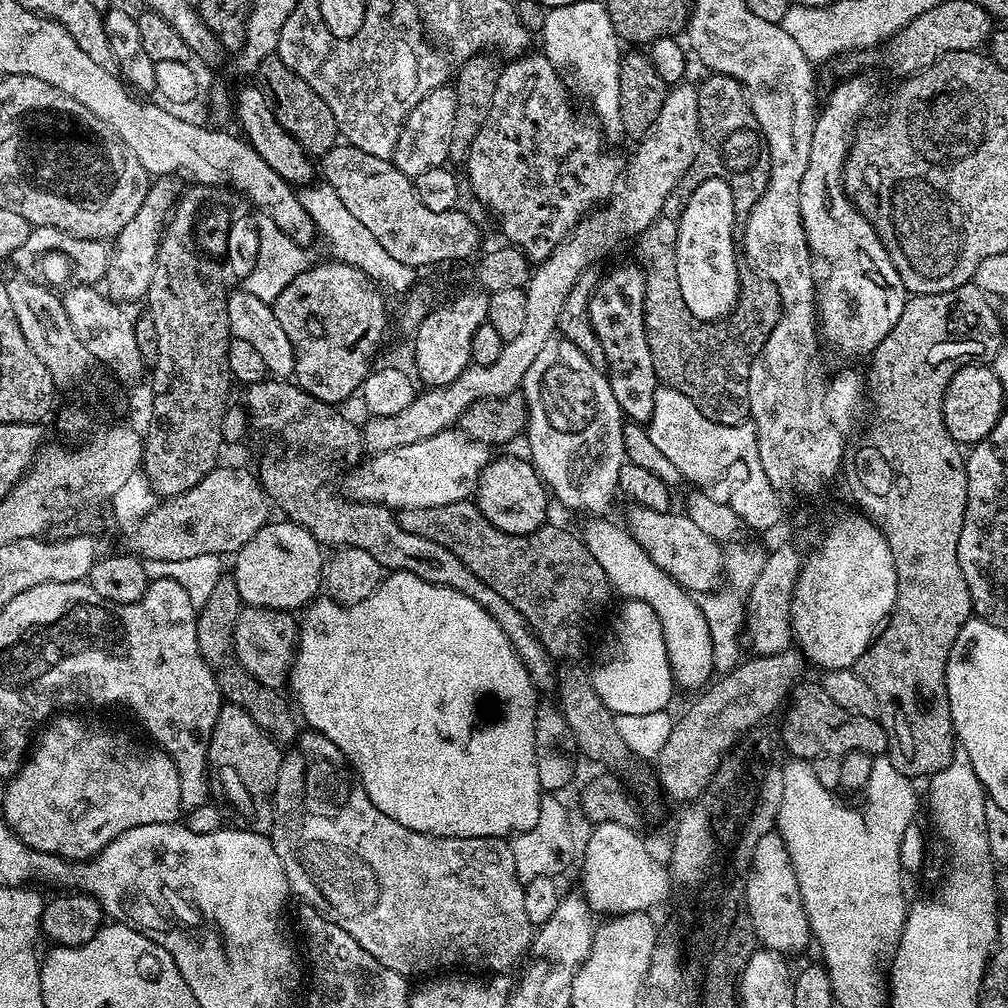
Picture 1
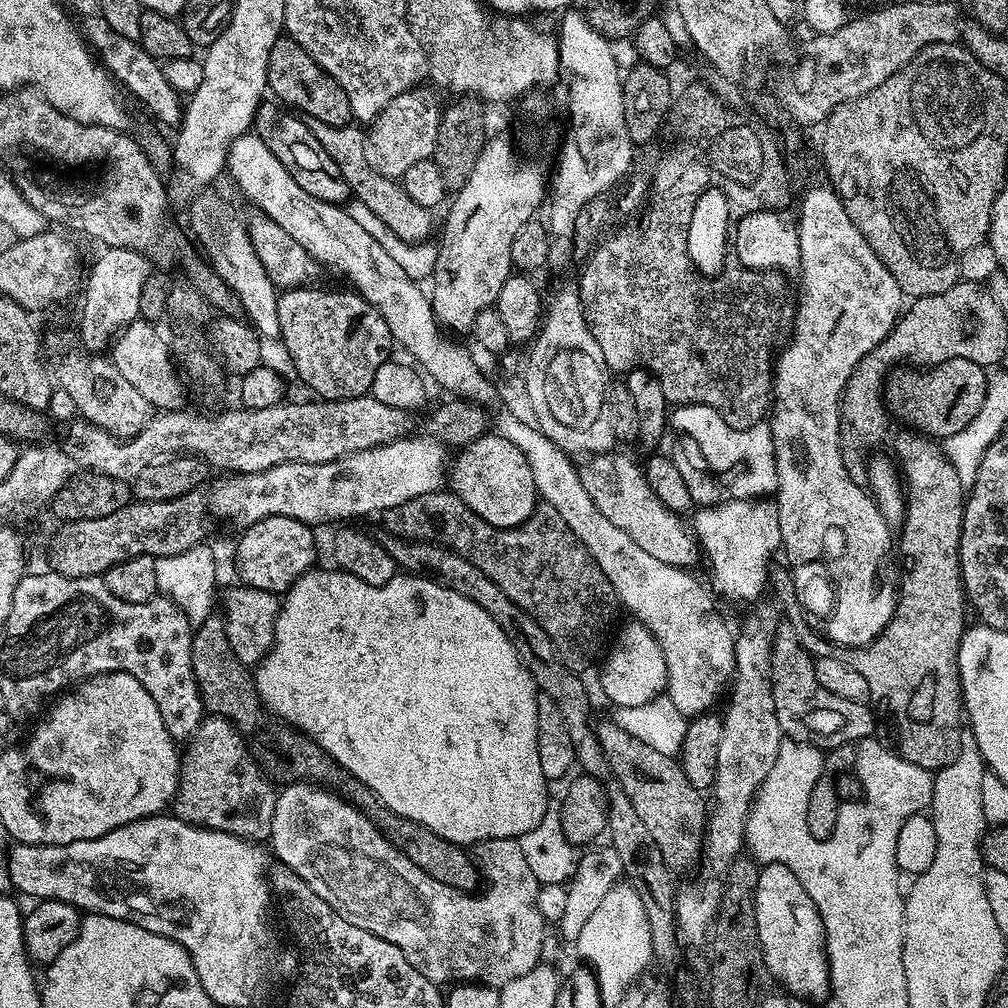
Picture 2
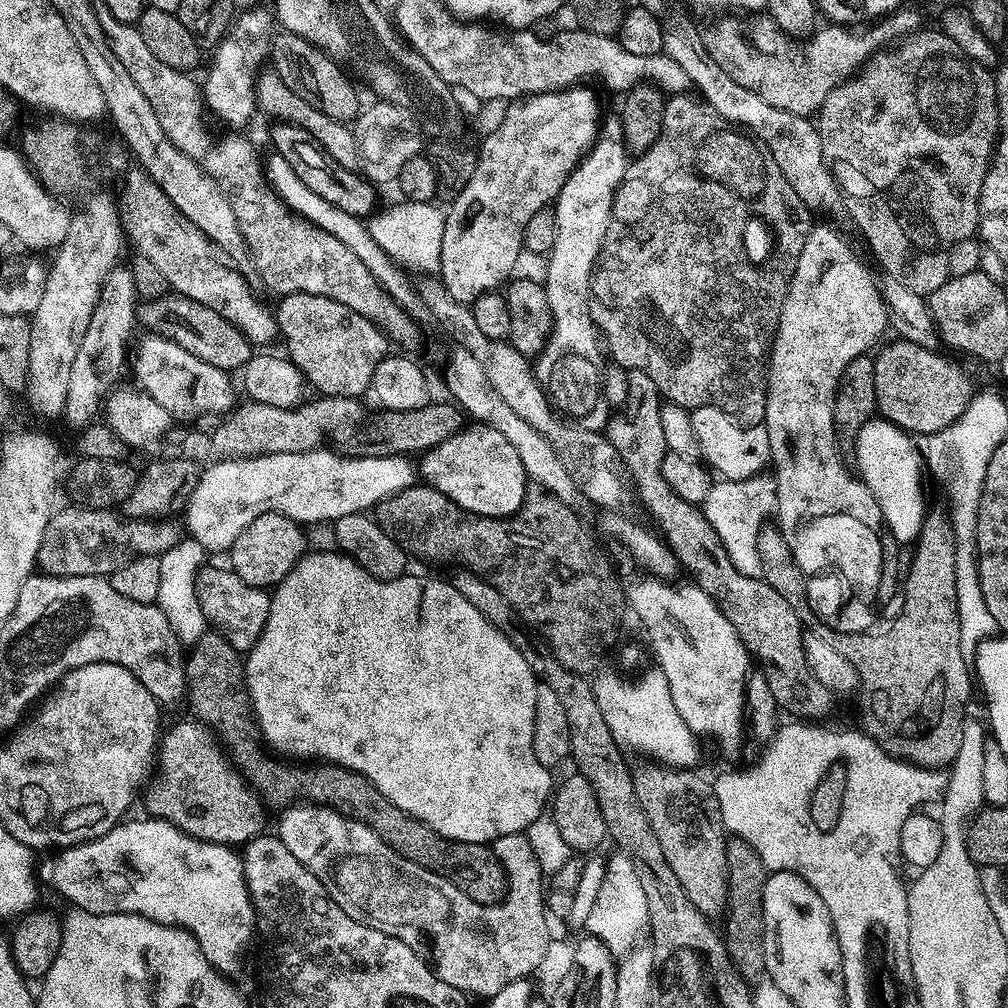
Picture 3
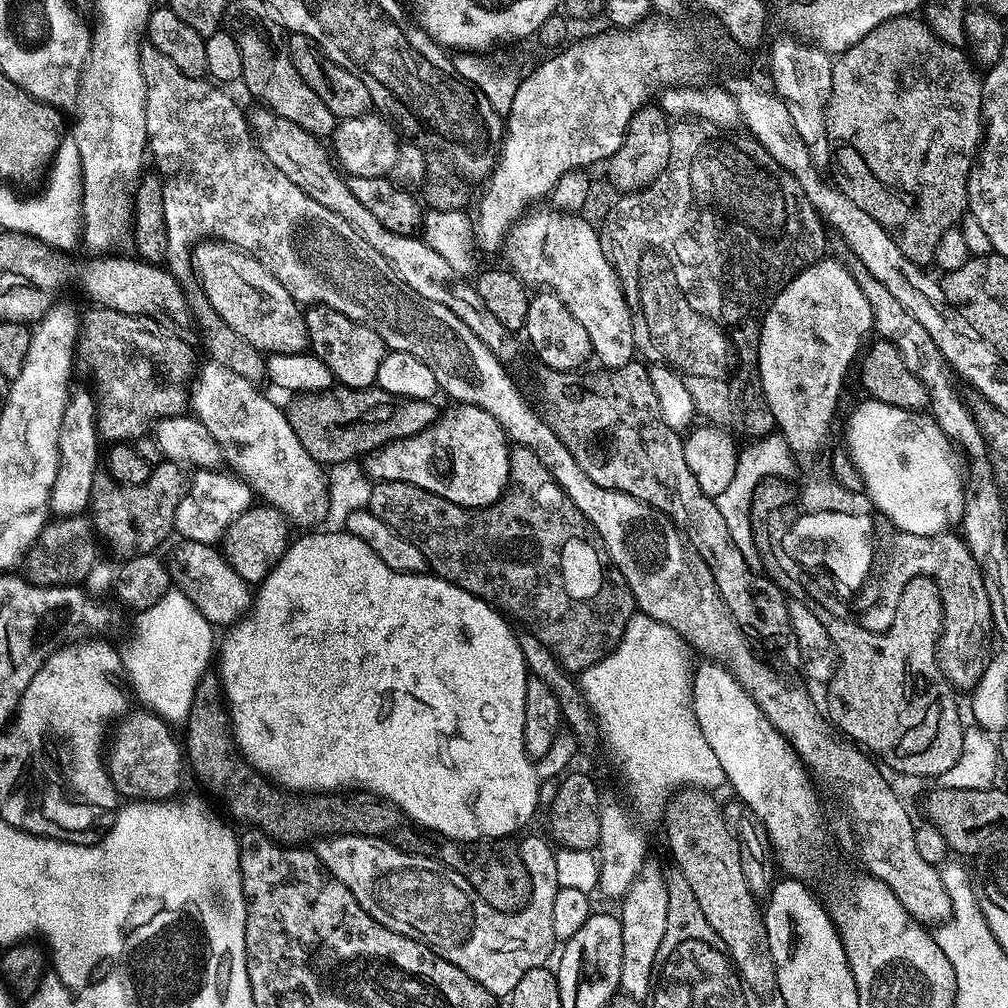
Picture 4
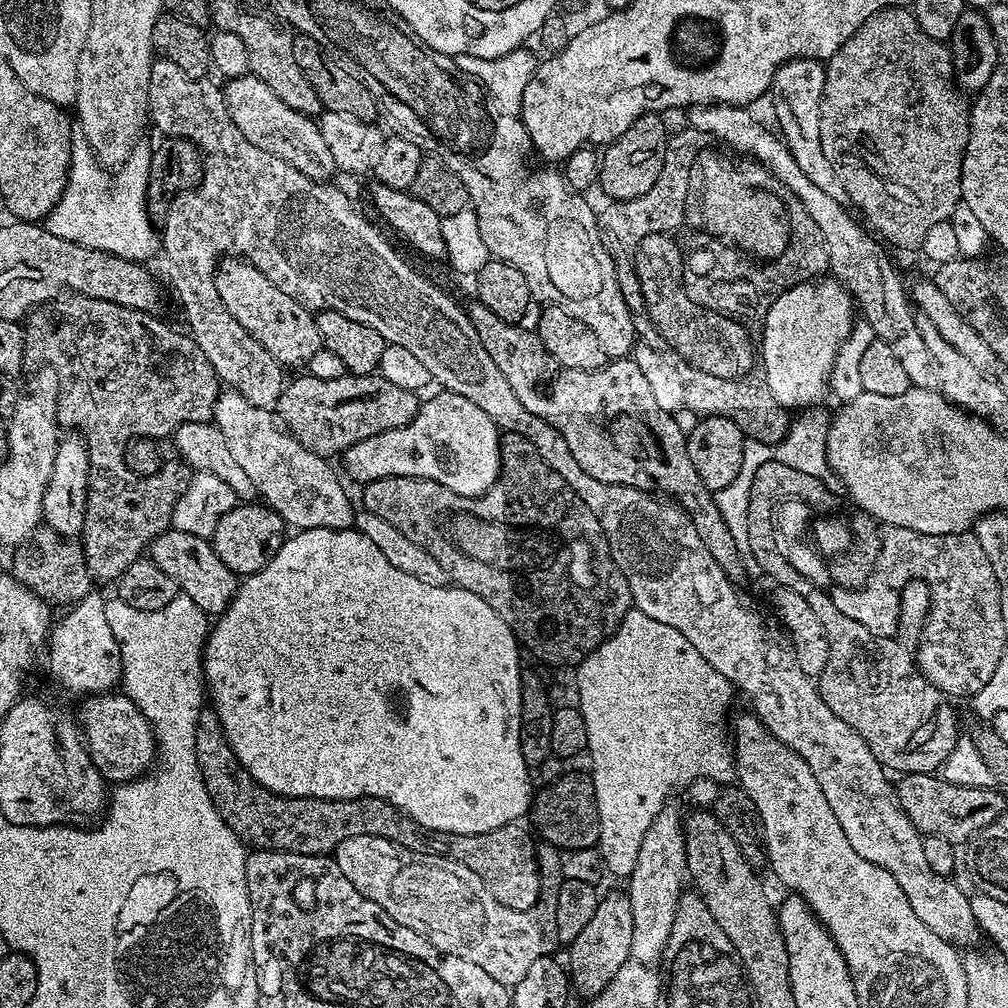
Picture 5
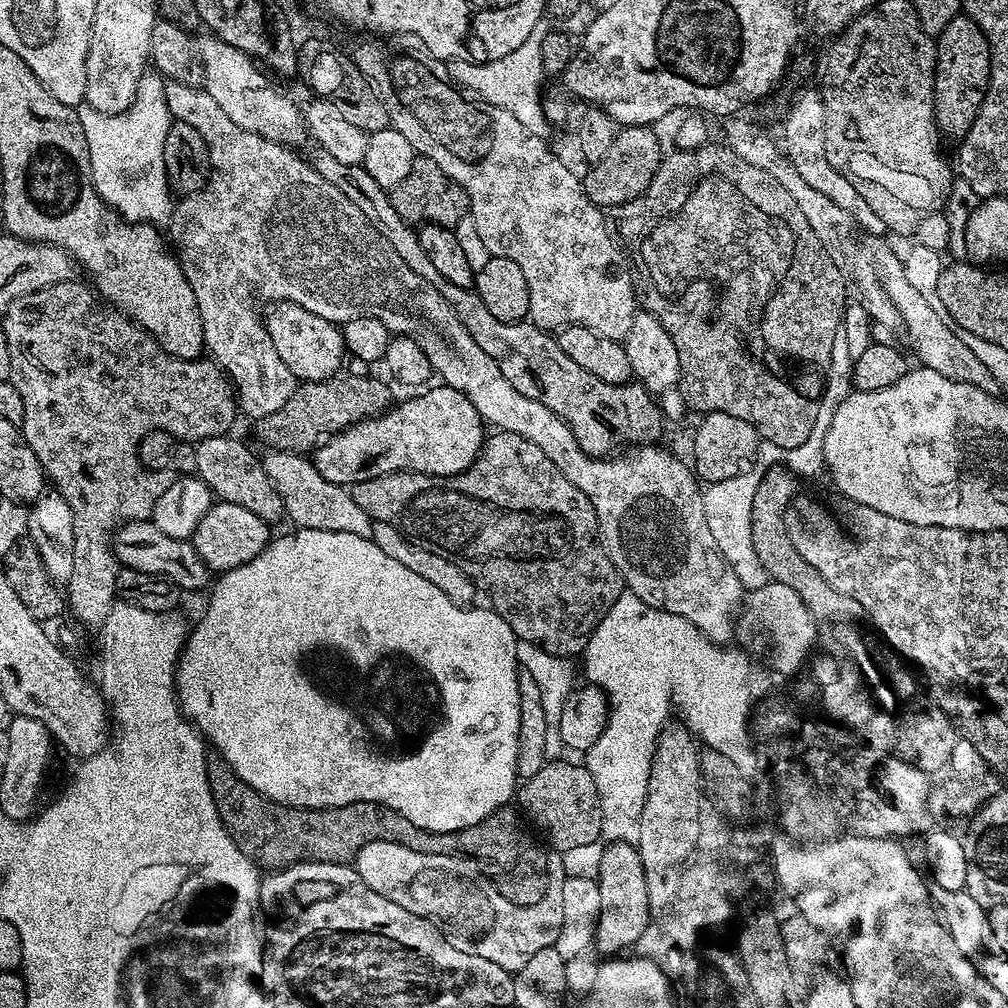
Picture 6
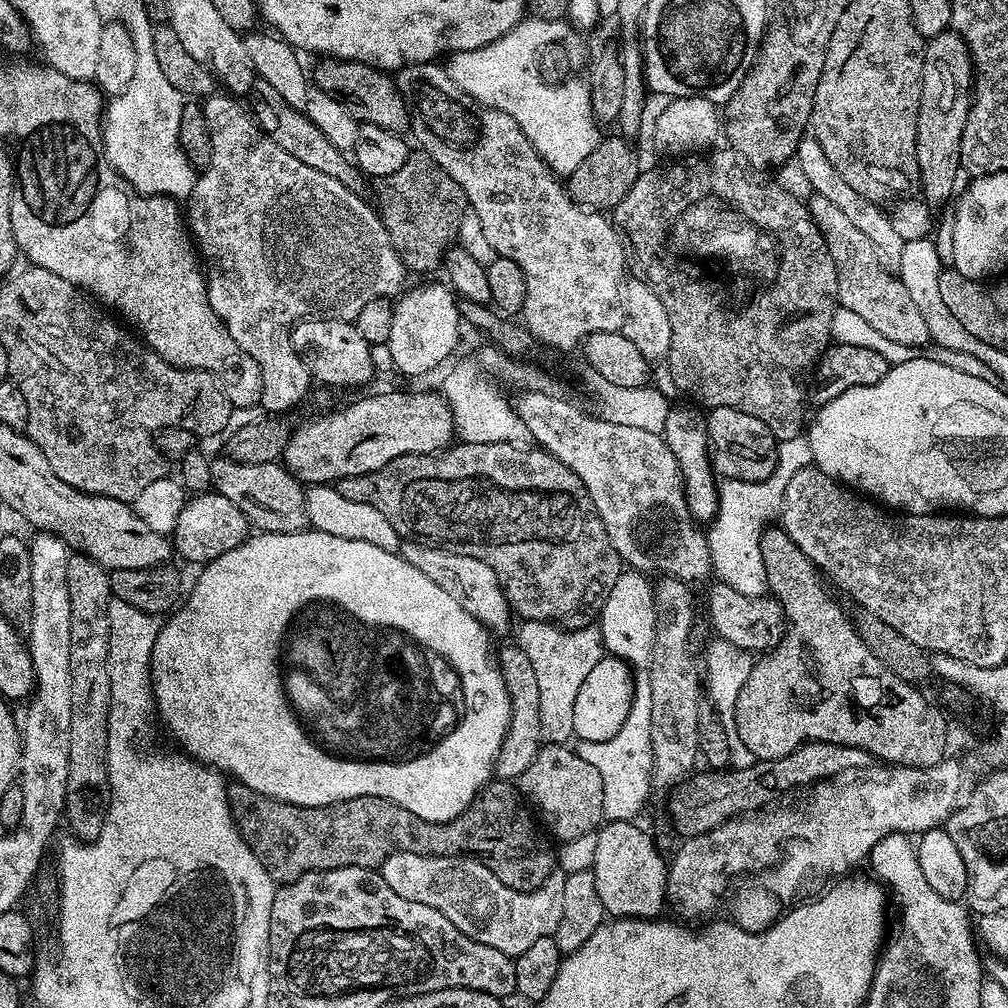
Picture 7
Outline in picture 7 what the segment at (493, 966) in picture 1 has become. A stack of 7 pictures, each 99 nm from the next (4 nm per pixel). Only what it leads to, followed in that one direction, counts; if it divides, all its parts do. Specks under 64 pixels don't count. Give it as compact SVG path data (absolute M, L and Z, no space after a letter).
M395 852L384 859L378 869L380 877L399 894L401 898L410 898L410 902L422 902L422 906L434 906L438 914L446 914L466 938L474 942L482 942L482 946L494 946L494 950L502 950L502 954L513 958L520 956L522 950L528 949L538 938L555 936L558 922L562 922L562 894L566 887L565 874L554 870L542 886L532 892L519 892L502 882L498 882L495 874L482 863L471 856L427 856L426 854L410 854Z

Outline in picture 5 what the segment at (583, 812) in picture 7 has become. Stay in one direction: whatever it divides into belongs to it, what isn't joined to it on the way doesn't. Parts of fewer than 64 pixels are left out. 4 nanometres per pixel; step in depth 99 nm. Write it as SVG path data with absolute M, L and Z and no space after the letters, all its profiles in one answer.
M566 772L556 778L532 802L532 819L535 831L545 843L552 844L561 851L594 848L599 843L600 824L597 822L597 806L594 798L592 779L589 775Z

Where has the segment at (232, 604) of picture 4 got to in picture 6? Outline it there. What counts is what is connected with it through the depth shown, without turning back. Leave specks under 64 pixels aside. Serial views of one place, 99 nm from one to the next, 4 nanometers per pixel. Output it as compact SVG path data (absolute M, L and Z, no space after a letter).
M151 519L130 520L126 524L121 524L114 533L112 552L123 567L162 576L166 580L171 580L180 590L200 588L204 583L209 583L210 570L202 562L198 550L194 550L192 541L170 538L170 534L162 534L162 530L158 530L158 526L154 526Z

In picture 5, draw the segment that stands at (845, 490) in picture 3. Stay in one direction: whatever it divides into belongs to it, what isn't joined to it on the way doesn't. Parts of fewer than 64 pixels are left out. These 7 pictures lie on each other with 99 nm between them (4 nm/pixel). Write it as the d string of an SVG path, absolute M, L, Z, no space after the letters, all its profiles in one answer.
M834 278L795 284L772 303L758 336L759 363L781 408L808 408L823 398L840 343L852 332L852 312L854 316L852 296Z

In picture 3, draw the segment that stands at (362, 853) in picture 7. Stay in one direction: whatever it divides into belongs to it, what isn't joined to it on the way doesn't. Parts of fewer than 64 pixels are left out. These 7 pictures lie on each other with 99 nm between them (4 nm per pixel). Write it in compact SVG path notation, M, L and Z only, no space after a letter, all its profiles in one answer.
M206 630L202 638L191 645L186 656L184 679L186 704L192 707L191 715L212 730L212 735L222 745L236 771L269 809L283 810L305 802L321 808L333 808L347 820L357 820L374 830L374 834L402 854L402 858L410 858L410 862L454 882L458 890L465 892L474 902L499 904L507 896L508 877L504 865L489 845L446 839L424 820L402 810L402 806L394 806L394 802L390 802L390 798L386 798L386 794L382 794L382 790L362 774L340 764L316 762L305 766L273 755L262 743L252 699L248 697L248 688L244 684L244 660L221 632Z

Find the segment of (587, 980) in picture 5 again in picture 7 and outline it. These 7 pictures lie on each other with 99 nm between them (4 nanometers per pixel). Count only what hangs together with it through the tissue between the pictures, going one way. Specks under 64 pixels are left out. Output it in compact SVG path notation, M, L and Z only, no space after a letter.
M613 820L603 823L596 832L597 842L594 862L590 871L594 874L598 898L605 913L615 919L655 919L667 905L668 862L663 859L653 840L637 823L628 820Z

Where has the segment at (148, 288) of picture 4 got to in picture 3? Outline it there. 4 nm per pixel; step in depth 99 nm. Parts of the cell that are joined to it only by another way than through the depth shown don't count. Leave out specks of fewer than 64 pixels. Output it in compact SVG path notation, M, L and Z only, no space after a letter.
M156 294L151 298L144 298L139 301L136 318L141 329L143 327L149 328L146 329L149 333L177 343L178 346L182 346L182 350L190 350L190 354L194 354L194 358L202 358L203 362L210 362L210 365L218 366L223 372L229 374L235 373L235 368L236 371L243 369L247 361L254 355L254 345L244 337L242 330L238 330L233 324L226 322L226 318L222 318L222 314L210 310L210 306L202 306L198 302L179 294L160 295Z

